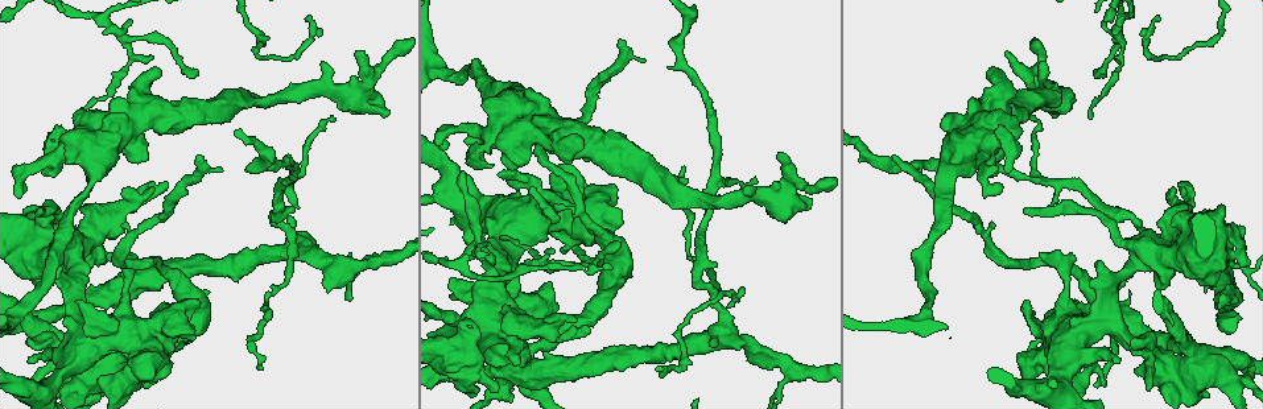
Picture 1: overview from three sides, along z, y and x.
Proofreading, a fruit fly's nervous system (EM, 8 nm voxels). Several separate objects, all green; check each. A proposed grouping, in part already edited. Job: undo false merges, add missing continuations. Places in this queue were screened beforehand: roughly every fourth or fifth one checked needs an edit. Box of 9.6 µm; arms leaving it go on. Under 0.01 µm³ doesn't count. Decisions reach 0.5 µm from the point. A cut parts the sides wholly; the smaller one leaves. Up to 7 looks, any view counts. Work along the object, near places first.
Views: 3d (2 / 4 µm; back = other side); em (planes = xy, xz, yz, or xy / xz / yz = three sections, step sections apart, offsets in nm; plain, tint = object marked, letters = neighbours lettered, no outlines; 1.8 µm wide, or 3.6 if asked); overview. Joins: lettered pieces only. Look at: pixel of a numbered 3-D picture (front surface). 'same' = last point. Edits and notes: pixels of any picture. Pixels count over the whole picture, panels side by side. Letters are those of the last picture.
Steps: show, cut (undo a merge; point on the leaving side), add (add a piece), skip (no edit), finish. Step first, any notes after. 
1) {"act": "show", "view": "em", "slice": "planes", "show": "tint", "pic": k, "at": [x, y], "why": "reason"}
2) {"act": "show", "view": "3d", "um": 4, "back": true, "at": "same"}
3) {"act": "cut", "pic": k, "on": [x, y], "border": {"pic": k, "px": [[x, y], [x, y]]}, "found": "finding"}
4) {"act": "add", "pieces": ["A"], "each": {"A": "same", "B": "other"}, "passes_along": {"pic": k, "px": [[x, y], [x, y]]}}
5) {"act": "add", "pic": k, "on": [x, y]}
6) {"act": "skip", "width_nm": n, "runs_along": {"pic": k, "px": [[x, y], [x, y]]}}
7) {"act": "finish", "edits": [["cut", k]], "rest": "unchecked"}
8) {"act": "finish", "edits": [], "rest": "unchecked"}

{"act": "show", "view": "em", "um": 3.6, "slice": "xz", "step": 4, "show": "letters", "pic": 1, "at": [537, 218]}

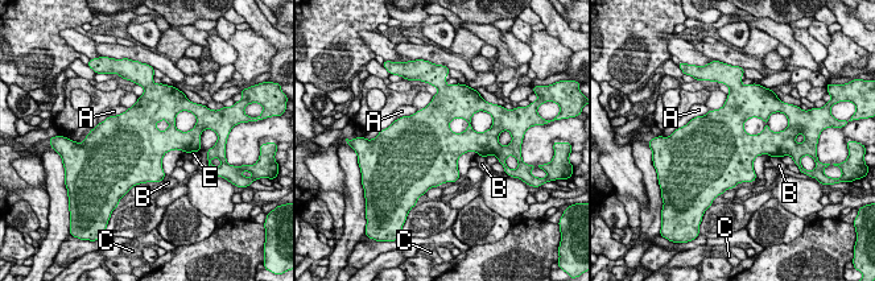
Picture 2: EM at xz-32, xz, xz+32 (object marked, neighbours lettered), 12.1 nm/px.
{"act": "skip", "width_nm": 550, "each": {"A": "other", "B": "other", "C": "other", "E": "other"}, "border": {"pic": 2, "px": [[128, 108], [108, 116]]}, "found": "one cell here"}

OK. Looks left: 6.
{"act": "show", "view": "em", "um": 3.6, "slice": "xy", "step": 16, "show": "tint", "pic": 1, "at": [465, 362], "why": "sudden change in width"}

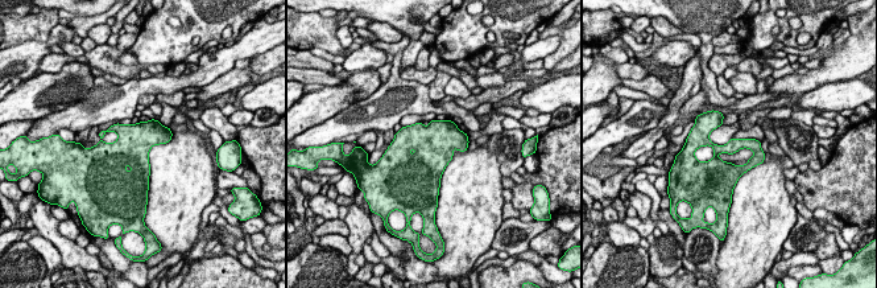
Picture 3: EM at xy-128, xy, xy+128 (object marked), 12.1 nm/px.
{"act": "show", "view": "em", "um": 3.6, "slice": "planes", "show": "letters", "at": "same", "why": "another direction"}

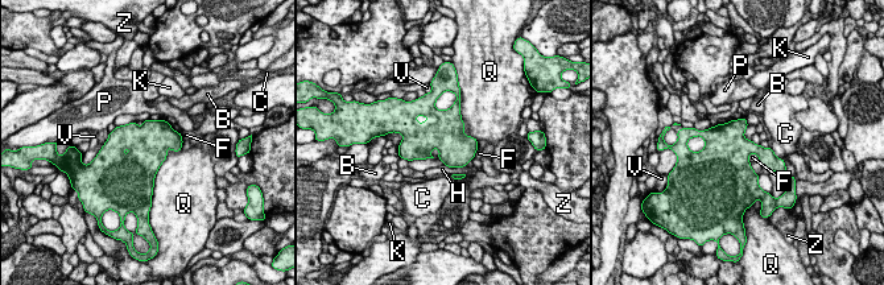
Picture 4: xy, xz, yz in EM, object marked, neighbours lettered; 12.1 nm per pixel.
{"act": "skip", "longest_contact_nm": ["Q", 600], "each": {"B": "other", "C": "other", "F": "other", "H": "other", "K": "other", "P": "other", "Q": "other", "V": "other", "Z": "other"}, "found": "one cell here"}

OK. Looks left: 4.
{"act": "show", "view": "3d", "um": 4, "pic": 1, "at": [501, 354], "why": "arms run side by side"}

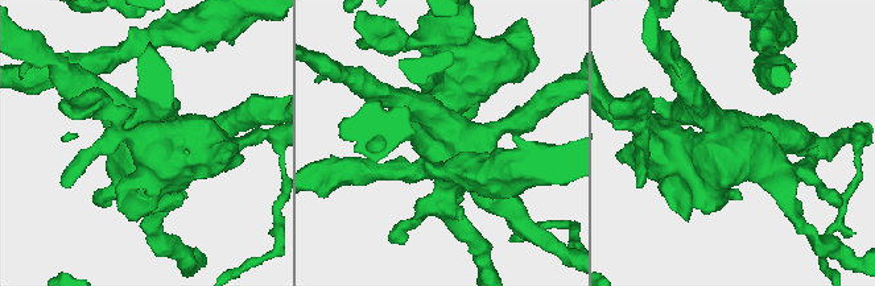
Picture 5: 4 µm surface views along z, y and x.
{"act": "show", "view": "em", "um": 3.6, "slice": "xy", "step": 16, "show": "tint", "pic": 5, "at": [738, 149]}

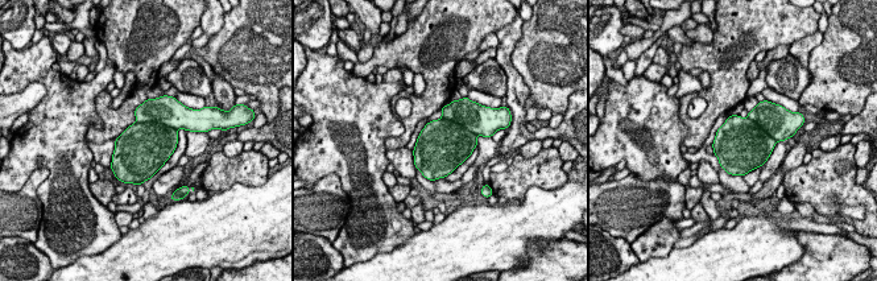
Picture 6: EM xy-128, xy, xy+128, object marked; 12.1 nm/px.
{"act": "show", "view": "em", "um": 3.6, "slice": "planes", "show": "letters", "at": "same", "why": "cut it another way"}

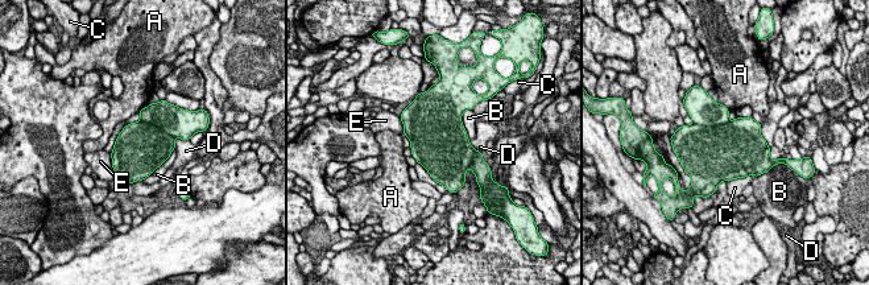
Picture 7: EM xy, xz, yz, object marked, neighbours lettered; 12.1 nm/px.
{"act": "cut", "pic": 7, "on": [703, 110], "width_nm": 650, "each": {"A": "other", "B": "other", "C": "other", "D": "other", "E": "other"}, "border": {"pic": 7, "px": [[728, 120], [715, 126], [692, 123]]}, "found": "a second cell is stuck on"}

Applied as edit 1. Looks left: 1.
{"act": "finish", "edits": [["cut", 7]], "rest": "unchecked"}

